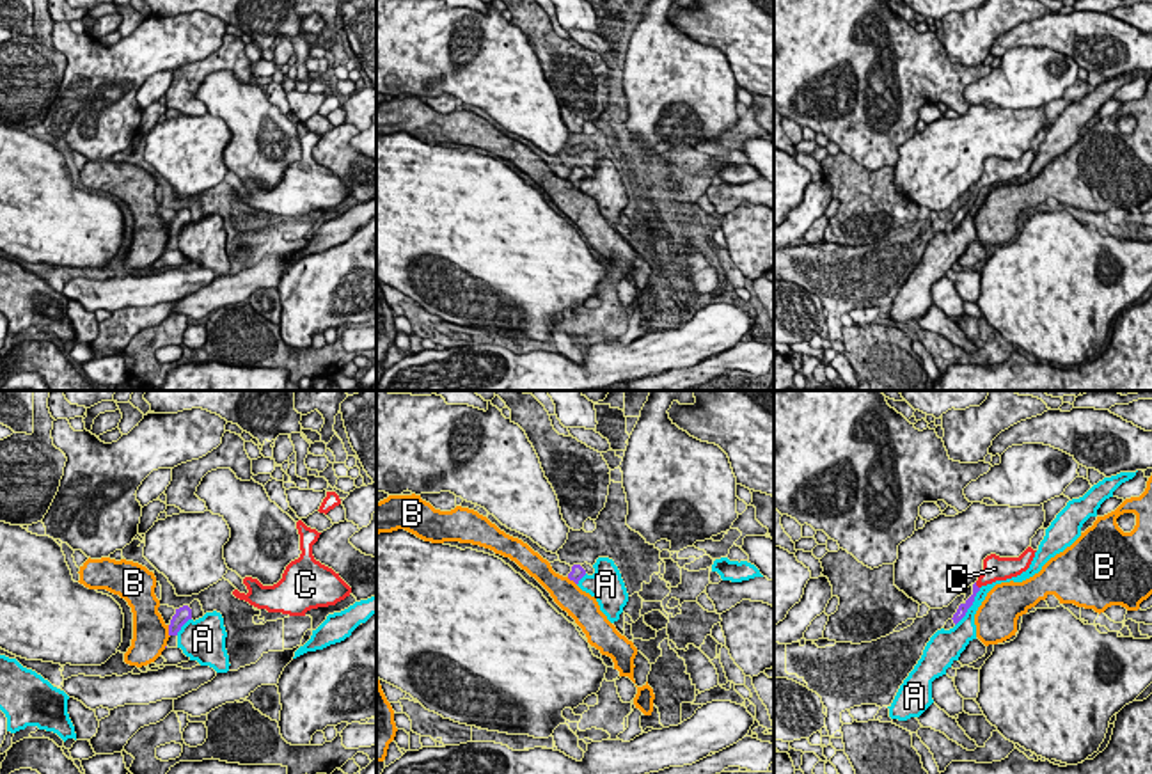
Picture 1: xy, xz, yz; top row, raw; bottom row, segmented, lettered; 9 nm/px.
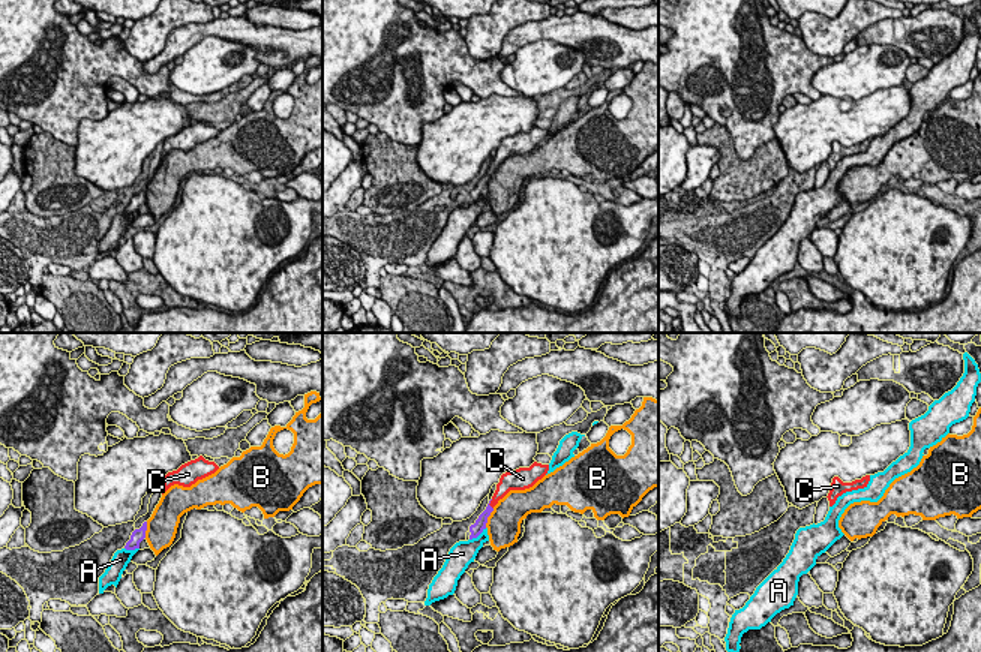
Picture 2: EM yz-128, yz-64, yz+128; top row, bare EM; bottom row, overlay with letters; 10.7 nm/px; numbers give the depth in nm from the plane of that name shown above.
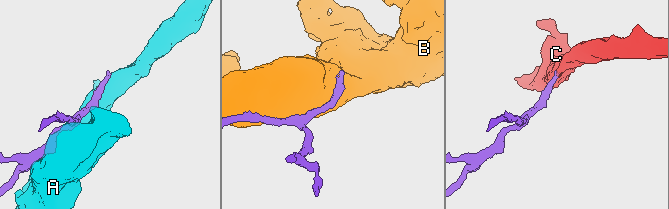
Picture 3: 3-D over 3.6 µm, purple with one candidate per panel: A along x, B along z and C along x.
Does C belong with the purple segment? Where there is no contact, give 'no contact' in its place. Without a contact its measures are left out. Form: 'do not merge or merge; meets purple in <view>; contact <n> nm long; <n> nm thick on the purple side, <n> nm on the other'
merge; meets purple in yz; contact 70 nm long; 90 nm thick on the purple side, 220 nm on the other

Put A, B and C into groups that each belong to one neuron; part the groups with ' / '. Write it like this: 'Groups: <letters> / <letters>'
Groups: A / B / C

